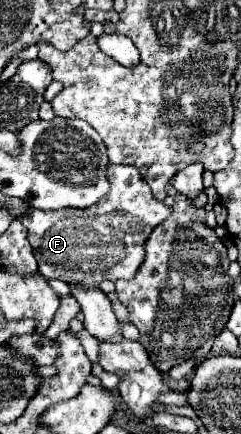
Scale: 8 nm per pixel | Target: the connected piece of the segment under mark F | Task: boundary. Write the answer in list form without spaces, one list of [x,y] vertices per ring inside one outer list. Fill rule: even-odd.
[[[110,164],[108,182],[112,184],[110,194],[106,194],[96,206],[90,206],[88,210],[68,208],[68,210],[46,212],[46,210],[30,208],[22,216],[22,224],[28,230],[28,240],[38,260],[40,274],[44,278],[58,278],[68,284],[80,282],[80,286],[96,286],[96,288],[100,286],[102,280],[116,282],[118,278],[124,278],[124,280],[134,278],[138,266],[144,262],[144,254],[146,254],[144,242],[148,240],[150,232],[172,214],[172,208],[152,196],[152,192],[148,190],[148,184],[140,178],[134,166],[112,166]]]

